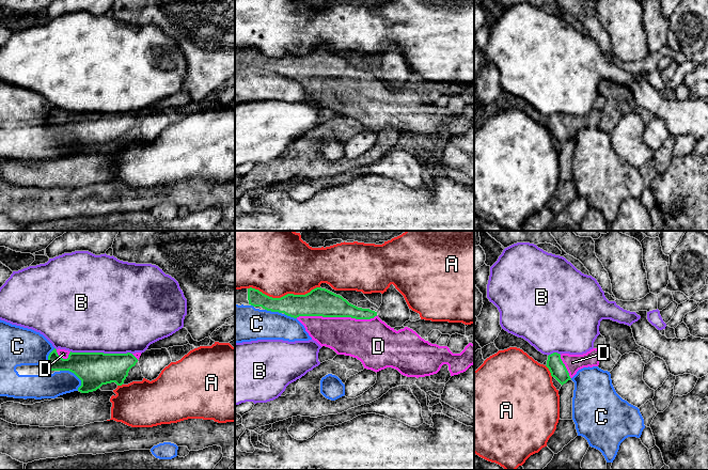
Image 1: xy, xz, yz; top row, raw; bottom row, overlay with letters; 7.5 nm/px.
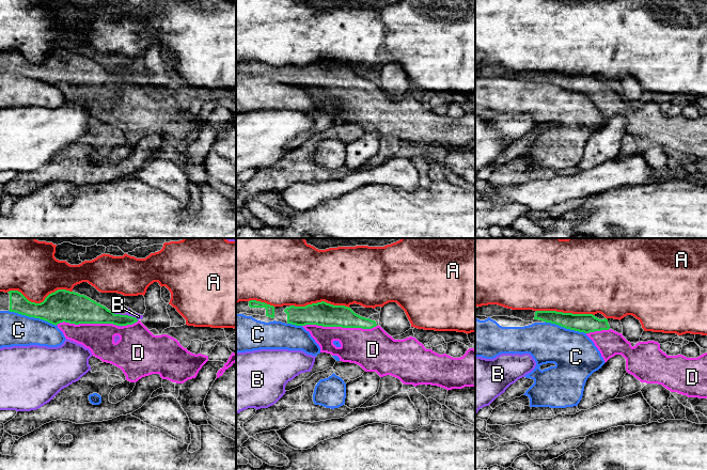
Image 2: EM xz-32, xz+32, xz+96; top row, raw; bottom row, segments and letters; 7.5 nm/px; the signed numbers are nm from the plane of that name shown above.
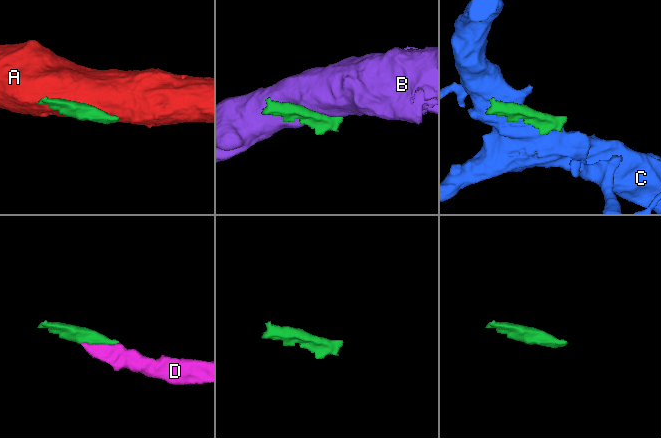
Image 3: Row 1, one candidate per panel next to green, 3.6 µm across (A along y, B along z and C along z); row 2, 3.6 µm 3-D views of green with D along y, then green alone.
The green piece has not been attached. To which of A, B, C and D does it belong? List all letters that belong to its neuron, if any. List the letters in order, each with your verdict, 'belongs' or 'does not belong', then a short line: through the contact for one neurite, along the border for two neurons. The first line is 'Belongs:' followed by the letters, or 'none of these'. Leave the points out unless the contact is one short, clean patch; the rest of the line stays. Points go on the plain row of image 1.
Belongs: D
A: does not belong
B: does not belong
C: does not belong
D: belongs

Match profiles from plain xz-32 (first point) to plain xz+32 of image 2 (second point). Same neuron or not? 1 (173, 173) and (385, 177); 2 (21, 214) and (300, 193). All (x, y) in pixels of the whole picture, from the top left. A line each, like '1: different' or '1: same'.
1: same
2: different

